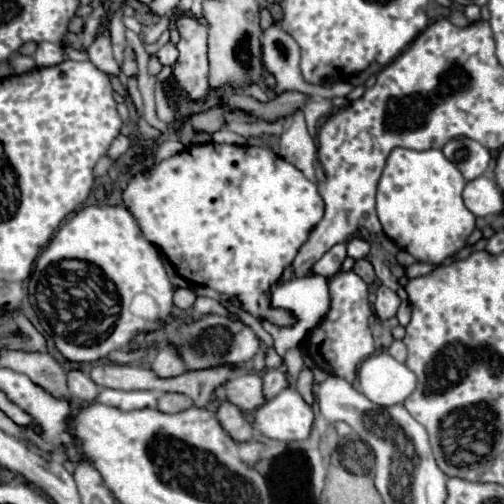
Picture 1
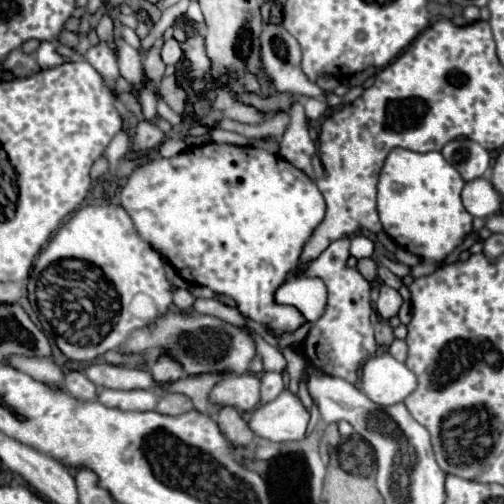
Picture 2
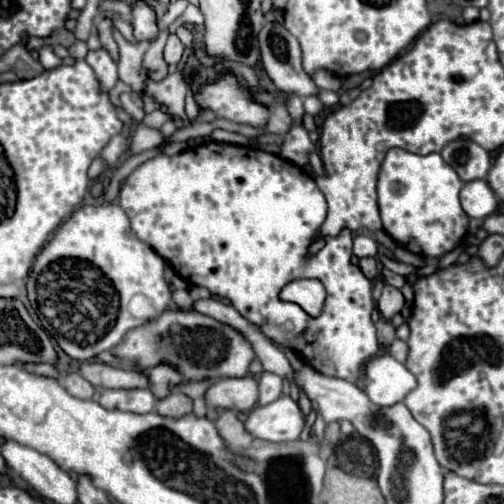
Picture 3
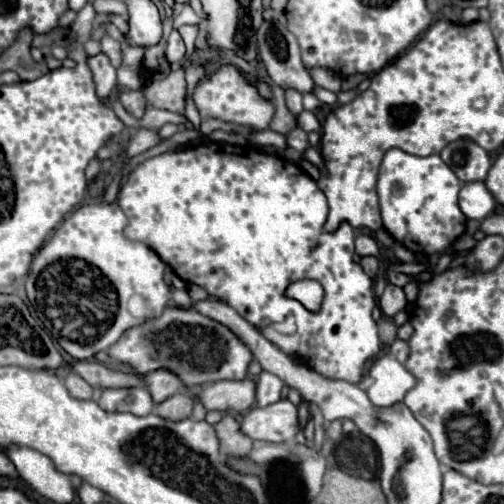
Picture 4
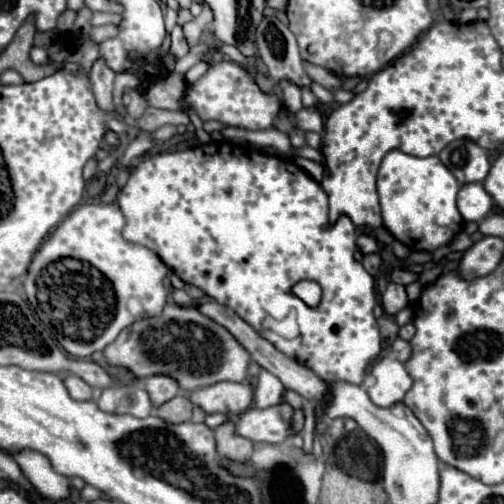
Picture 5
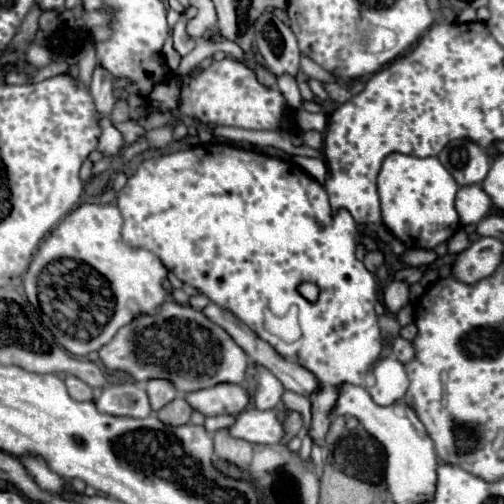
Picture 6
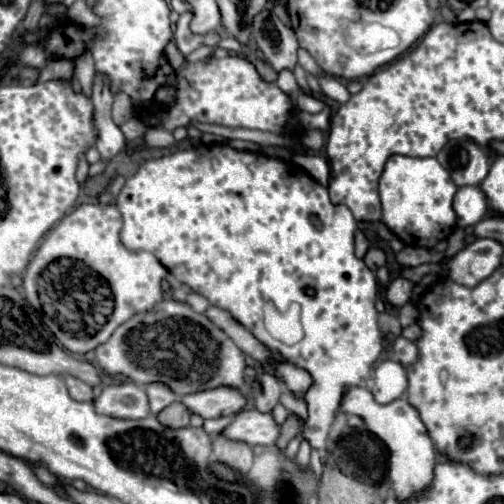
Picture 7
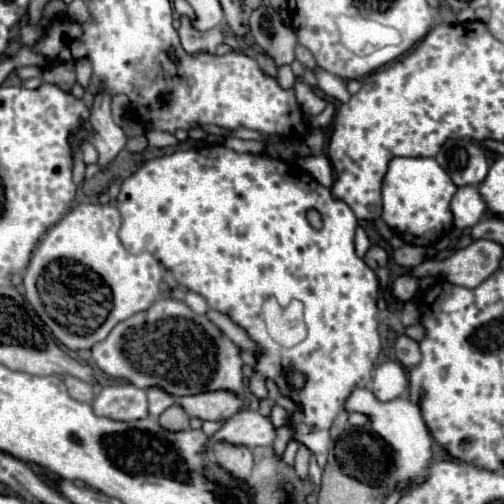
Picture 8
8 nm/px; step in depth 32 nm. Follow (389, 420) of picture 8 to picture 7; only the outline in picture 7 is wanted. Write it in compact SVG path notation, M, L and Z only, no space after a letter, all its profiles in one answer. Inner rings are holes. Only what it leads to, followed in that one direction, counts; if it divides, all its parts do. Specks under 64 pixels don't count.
M350 388L342 400L342 412L362 416L366 428L390 448L390 480L398 500L404 500L424 490L432 482L432 468L436 464L434 442L428 436L428 430L420 420L418 410L406 398L398 398L388 404L378 404L370 390Z

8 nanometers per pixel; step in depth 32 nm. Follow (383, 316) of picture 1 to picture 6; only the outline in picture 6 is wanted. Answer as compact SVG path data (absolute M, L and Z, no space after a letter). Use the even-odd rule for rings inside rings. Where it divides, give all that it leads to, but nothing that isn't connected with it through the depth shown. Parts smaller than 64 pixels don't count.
M394 280L388 284L386 292L384 292L384 304L390 312L398 312L402 306L408 304L408 292L410 292L410 286L408 282L402 282L402 280Z

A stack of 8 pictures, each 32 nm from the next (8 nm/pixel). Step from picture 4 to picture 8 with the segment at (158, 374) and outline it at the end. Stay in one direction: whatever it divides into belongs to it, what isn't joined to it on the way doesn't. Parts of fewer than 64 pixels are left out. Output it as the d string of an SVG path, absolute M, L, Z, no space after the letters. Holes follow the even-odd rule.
M148 388L146 392L148 392L148 412L150 412L150 416L154 416L154 418L158 418L166 408L170 408L170 406L176 402L174 396L168 396L168 394L166 394L164 390L160 390L160 388Z

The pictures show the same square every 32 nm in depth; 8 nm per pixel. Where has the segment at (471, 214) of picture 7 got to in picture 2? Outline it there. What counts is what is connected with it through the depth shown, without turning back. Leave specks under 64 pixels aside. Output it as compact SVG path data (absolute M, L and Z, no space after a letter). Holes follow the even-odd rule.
M486 178L470 180L464 184L462 204L474 218L486 218L500 210L500 196Z

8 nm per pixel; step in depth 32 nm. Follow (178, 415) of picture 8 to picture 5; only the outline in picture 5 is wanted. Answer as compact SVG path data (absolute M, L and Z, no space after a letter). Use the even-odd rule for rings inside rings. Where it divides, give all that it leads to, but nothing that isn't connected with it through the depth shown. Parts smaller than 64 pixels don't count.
M176 396L172 398L170 402L162 404L160 408L154 410L154 414L158 418L162 418L164 422L170 422L170 424L182 424L182 422L188 422L190 416L192 416L192 402L186 398L186 396Z

